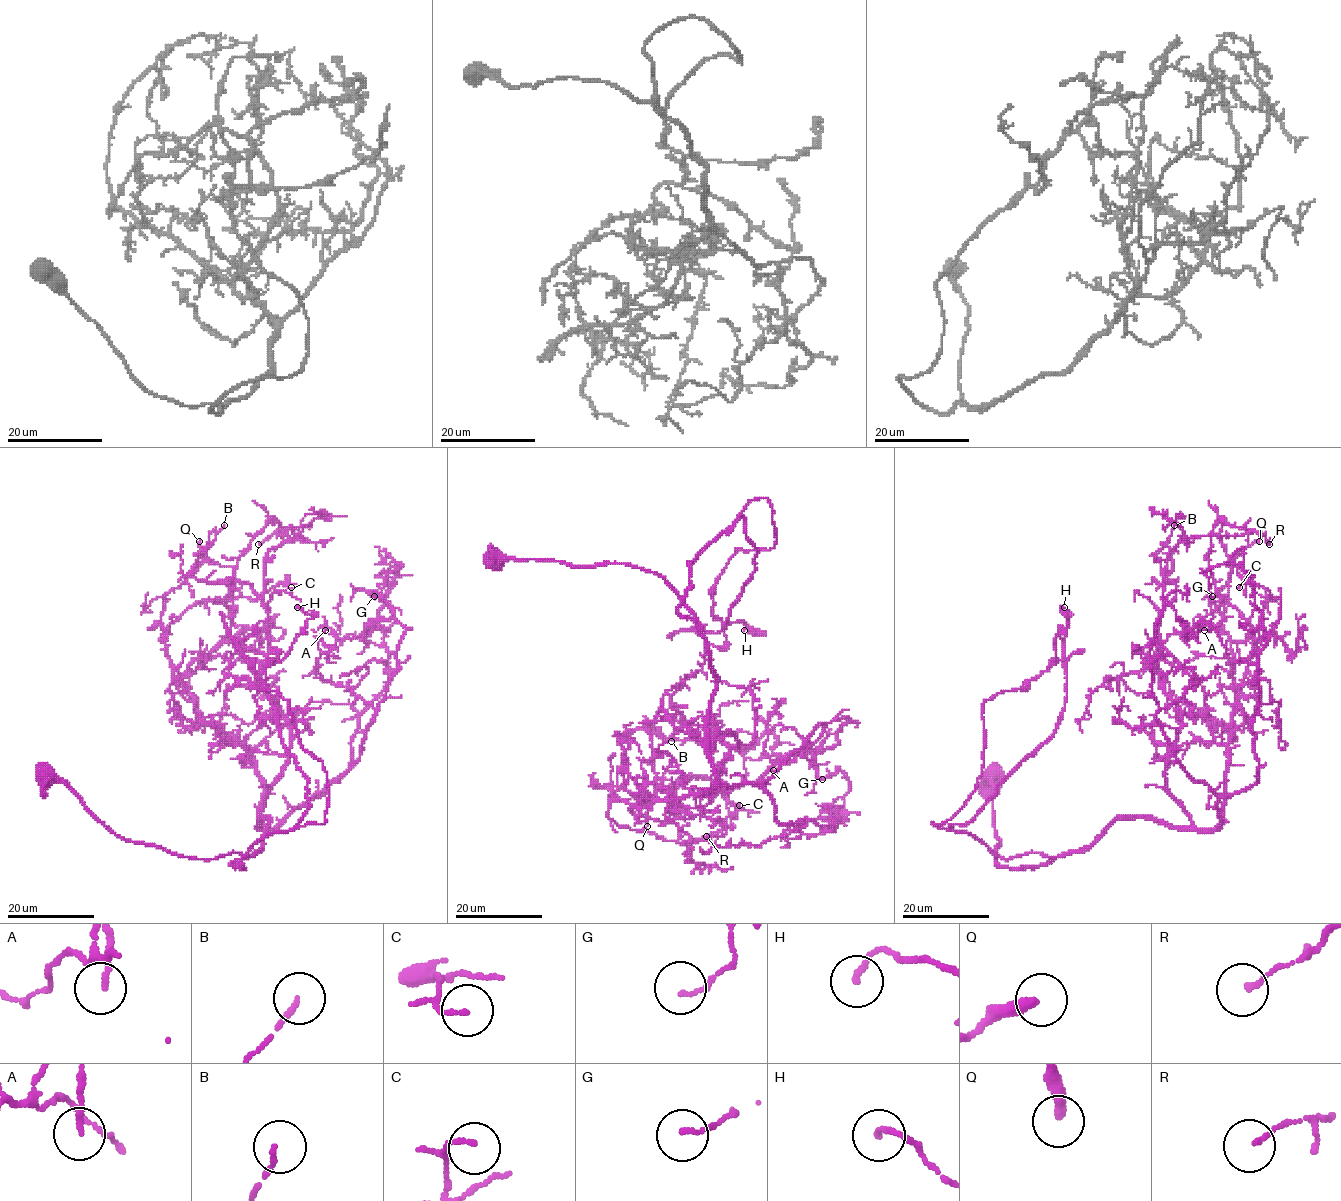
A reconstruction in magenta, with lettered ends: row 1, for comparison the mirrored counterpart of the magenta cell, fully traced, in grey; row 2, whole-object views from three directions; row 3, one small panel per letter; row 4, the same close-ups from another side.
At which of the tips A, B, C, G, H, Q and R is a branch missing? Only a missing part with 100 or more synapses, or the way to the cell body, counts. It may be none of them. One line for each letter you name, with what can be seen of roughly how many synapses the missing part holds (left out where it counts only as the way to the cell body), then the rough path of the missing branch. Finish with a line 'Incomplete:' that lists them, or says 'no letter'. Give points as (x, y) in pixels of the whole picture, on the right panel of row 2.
Incomplete: no letter

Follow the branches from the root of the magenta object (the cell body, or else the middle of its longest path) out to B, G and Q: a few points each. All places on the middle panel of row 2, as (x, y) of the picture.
B: (494, 560), (666, 580), (716, 678), (707, 756), (738, 744), (639, 728), (671, 741)
G: (494, 560), (660, 575), (709, 651), (715, 777), (761, 787), (779, 823), (830, 831), (850, 784), (822, 779)
Q: (494, 560), (636, 566), (696, 618), (716, 678), (716, 781), (632, 804), (608, 789), (650, 800), (647, 826)

